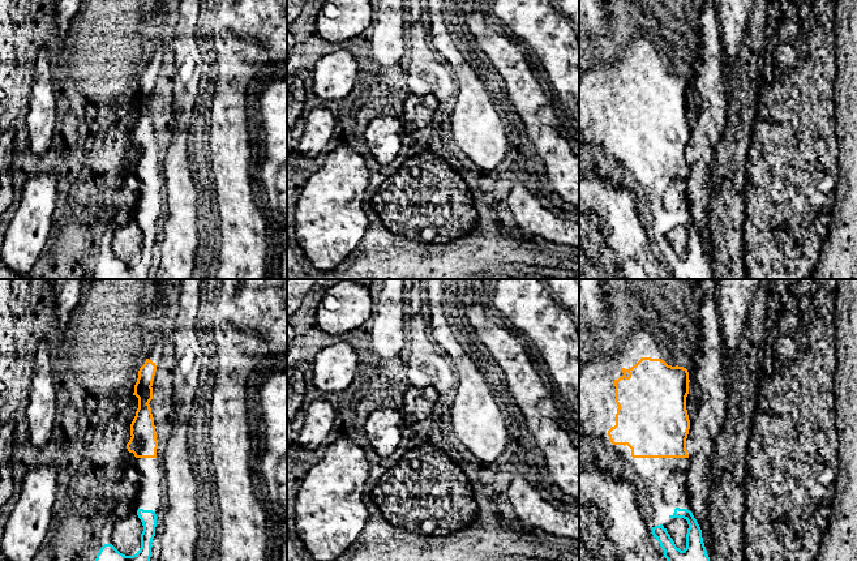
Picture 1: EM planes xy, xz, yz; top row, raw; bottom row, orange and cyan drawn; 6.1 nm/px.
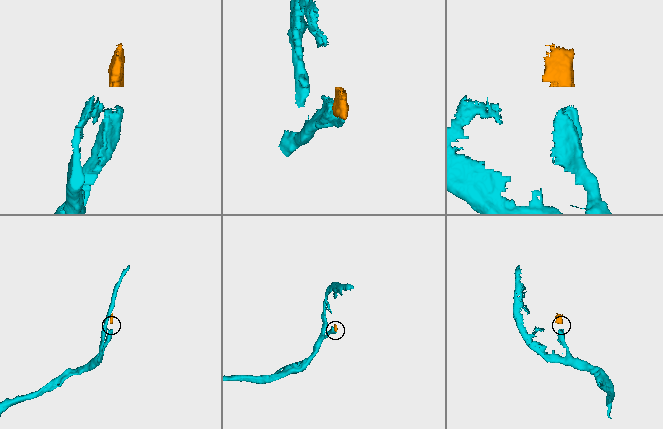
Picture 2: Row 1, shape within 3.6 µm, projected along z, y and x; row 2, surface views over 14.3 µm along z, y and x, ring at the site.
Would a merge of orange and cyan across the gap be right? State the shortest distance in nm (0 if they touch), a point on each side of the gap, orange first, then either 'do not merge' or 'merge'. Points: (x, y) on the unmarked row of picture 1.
320 nm apart; from orange across yz (676, 165), (676, 215); merge

